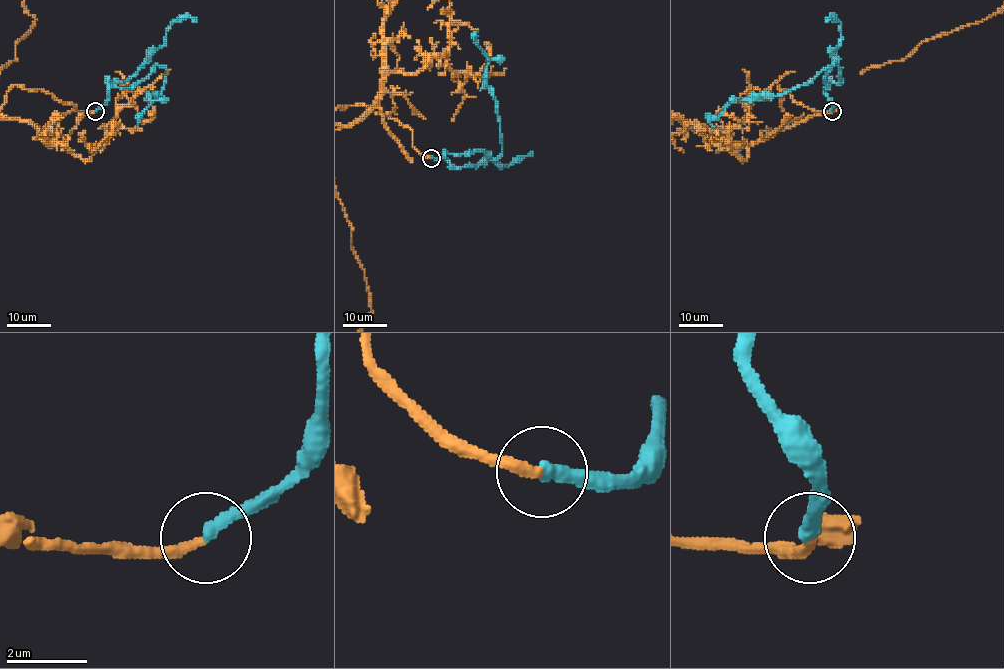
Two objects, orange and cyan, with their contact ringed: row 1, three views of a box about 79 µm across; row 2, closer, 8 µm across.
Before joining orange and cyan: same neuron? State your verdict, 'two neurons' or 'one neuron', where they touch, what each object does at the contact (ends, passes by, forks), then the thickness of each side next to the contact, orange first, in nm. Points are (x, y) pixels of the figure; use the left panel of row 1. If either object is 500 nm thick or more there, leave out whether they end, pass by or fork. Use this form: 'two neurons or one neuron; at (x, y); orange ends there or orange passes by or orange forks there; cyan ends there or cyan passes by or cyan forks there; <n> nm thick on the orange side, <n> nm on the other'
one neuron; at (95, 111); orange ends there; cyan ends there; 240 nm thick on the orange side, 360 nm on the other

